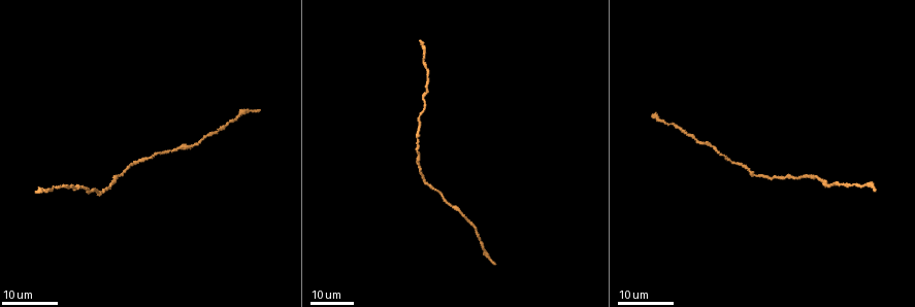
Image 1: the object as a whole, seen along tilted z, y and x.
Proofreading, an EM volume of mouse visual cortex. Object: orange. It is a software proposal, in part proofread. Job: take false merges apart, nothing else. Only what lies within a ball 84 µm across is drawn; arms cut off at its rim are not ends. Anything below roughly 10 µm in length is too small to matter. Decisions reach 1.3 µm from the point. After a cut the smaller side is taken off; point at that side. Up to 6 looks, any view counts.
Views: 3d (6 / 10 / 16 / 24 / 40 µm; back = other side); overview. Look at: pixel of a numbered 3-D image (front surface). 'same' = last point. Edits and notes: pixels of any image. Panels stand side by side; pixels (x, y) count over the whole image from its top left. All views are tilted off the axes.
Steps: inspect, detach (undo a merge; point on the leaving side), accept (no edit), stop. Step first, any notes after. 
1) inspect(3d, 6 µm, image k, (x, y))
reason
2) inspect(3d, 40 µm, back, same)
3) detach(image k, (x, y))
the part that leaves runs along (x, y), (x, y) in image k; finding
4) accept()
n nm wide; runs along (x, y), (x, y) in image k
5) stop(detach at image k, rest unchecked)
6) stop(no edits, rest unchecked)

inspect(3d, 16 µm, image 1, (459, 209))
thick turns thin

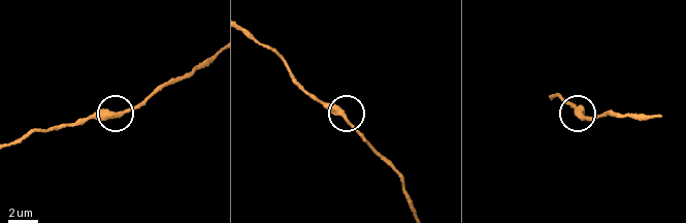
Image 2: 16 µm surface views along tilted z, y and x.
inspect(3d, 6 µm, image 2, (580, 118))

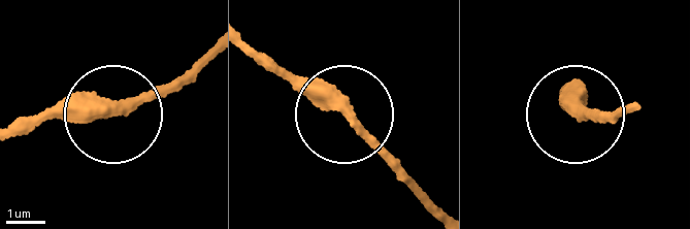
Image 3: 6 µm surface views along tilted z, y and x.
accept()
runs along (22, 134), (192, 84) in image 3; one neuron here

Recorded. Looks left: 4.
inspect(3d, 16 µm, image 1, (230, 121))
narrows sharply

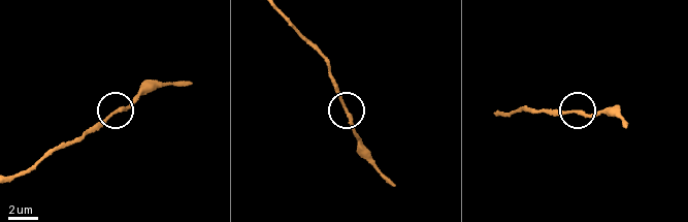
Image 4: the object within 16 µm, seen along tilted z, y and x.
inspect(3d, 10 µm, image 4, (569, 112))
zoom in

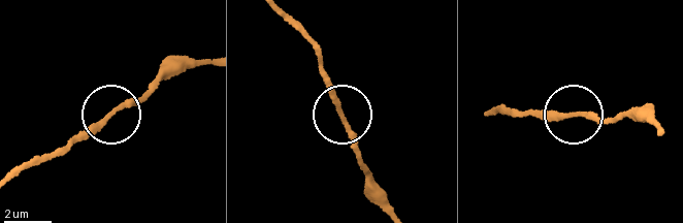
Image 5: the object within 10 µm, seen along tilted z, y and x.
accept()
210 nm wide; runs along (13, 171), (57, 152), (145, 92) in image 5; one neuron here

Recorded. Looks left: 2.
inspect(3d, 16 µm, image 1, (809, 174))
thick turns thin

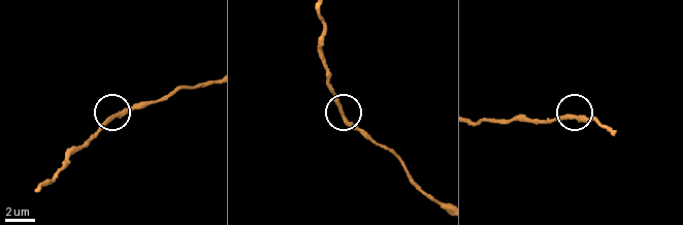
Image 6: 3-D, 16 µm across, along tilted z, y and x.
inspect(3d, 6 µm, image 6, (109, 118))
closer look

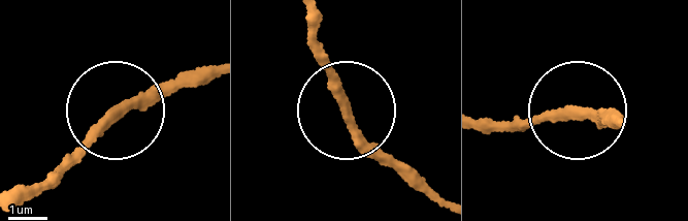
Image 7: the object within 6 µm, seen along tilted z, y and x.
accept()
260 nm wide; all the same neuron

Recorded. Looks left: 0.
stop(no edits, rest unchecked)

